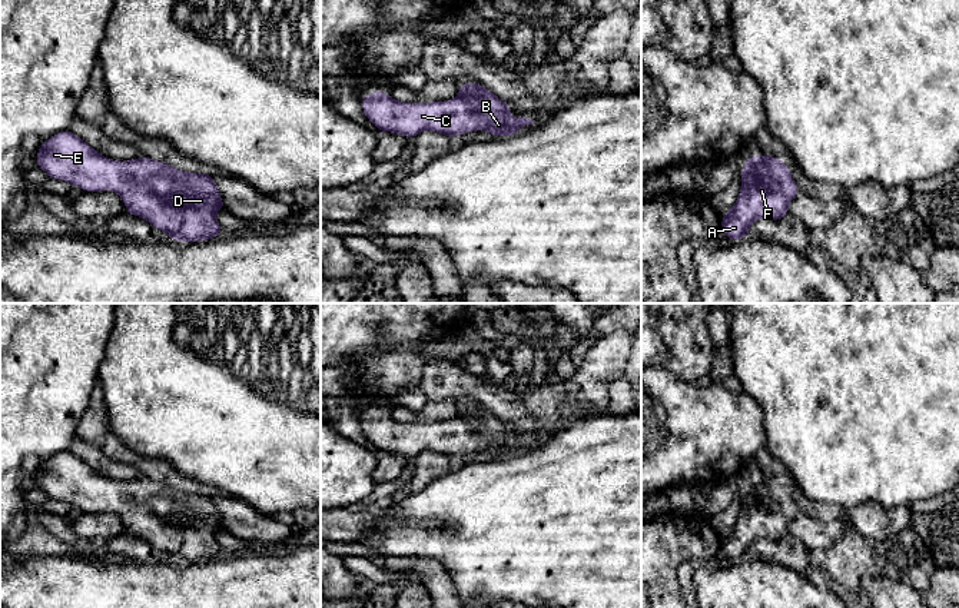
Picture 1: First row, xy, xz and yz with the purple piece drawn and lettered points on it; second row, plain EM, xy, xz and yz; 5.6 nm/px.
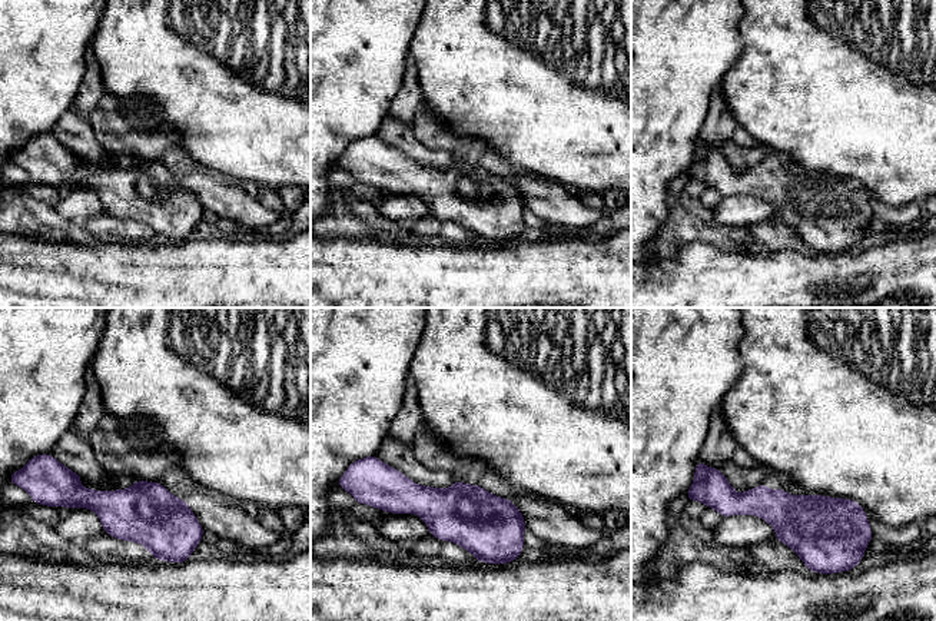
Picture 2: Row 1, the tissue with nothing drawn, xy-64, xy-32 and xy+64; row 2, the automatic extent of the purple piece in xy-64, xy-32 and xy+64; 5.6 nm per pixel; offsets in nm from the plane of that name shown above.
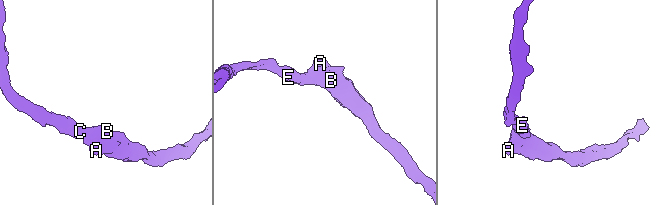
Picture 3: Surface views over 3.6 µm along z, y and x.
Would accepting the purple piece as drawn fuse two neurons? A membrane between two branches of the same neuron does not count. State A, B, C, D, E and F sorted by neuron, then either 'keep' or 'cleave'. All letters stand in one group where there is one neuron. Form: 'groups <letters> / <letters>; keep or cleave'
groups A B C D E F; keep

